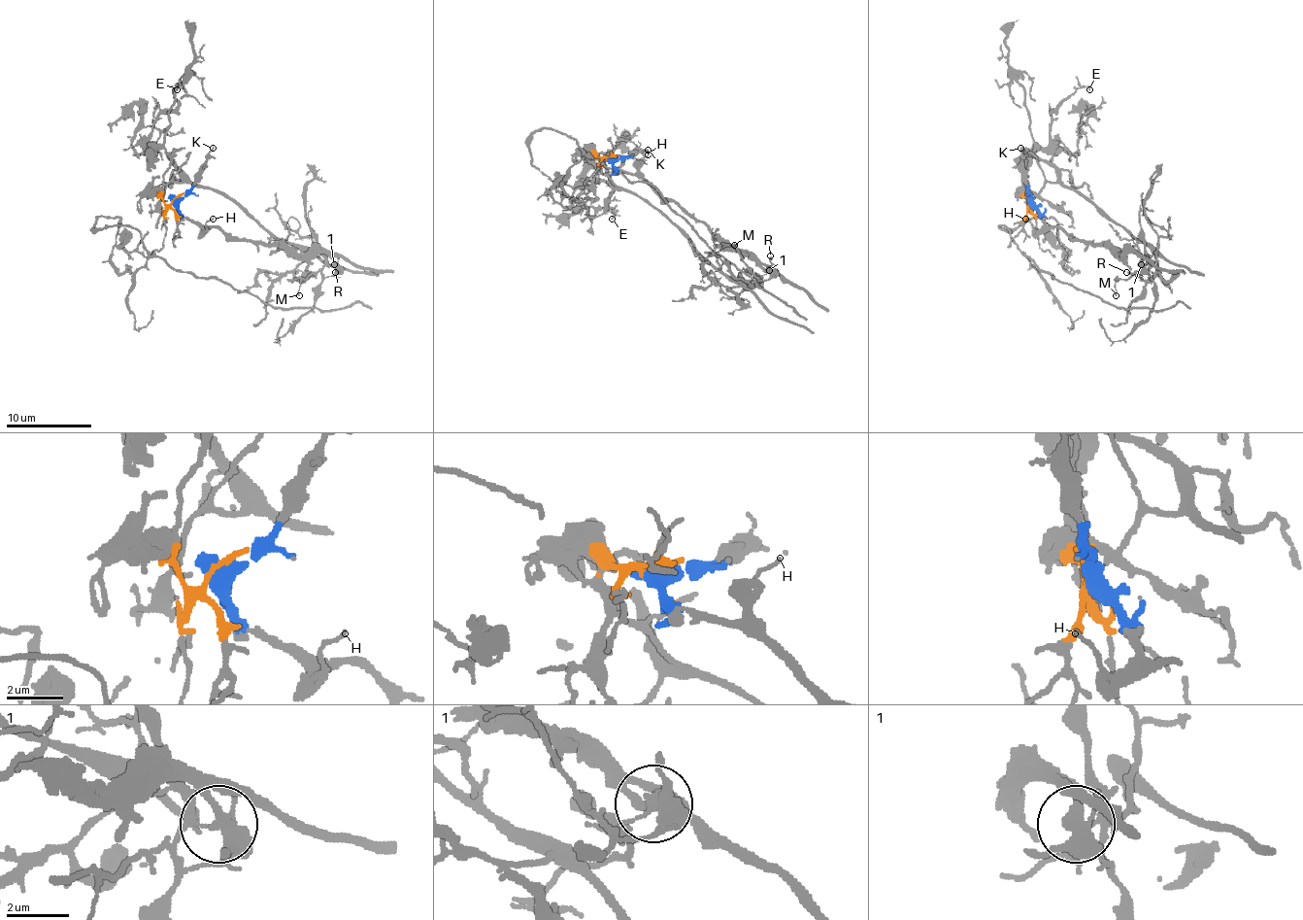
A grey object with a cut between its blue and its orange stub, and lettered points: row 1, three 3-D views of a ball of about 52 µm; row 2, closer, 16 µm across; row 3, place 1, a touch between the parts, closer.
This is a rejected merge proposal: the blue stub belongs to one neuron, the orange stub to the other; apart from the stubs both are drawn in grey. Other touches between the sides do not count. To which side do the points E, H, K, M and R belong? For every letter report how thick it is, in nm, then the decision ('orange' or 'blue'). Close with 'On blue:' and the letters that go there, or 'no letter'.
E: calibre 160 nm; orange
H: calibre 130 nm; blue
K: calibre 150 nm; blue
M: calibre 120 nm; orange
R: calibre 180 nm; blue
On blue: H, K, R

